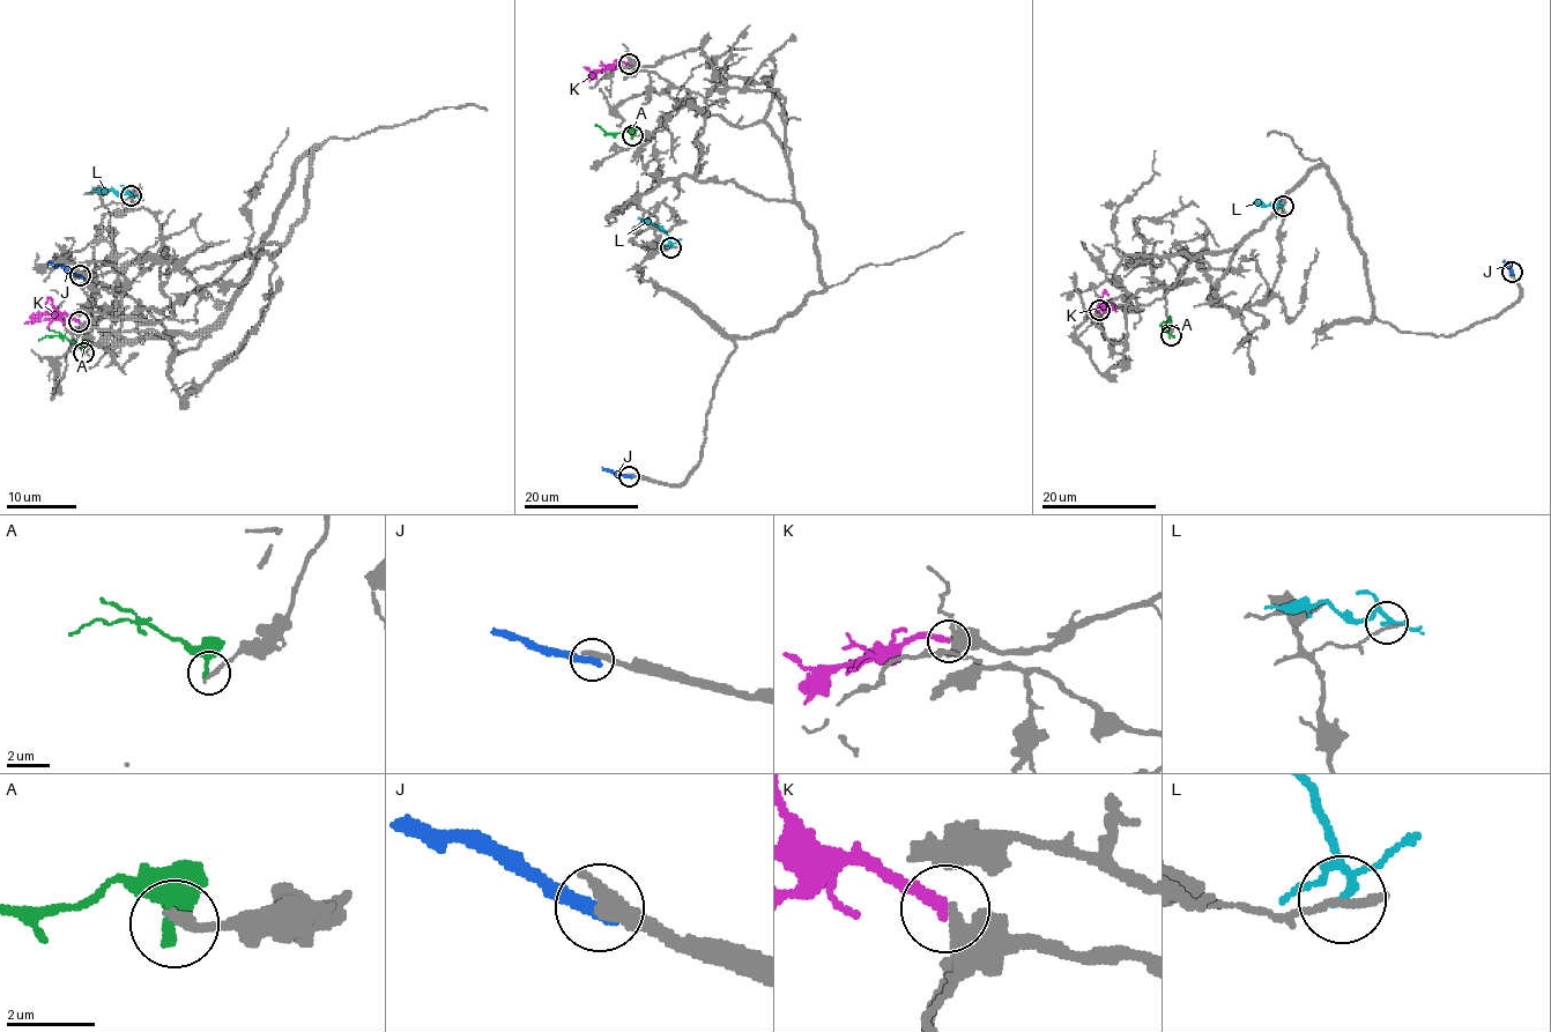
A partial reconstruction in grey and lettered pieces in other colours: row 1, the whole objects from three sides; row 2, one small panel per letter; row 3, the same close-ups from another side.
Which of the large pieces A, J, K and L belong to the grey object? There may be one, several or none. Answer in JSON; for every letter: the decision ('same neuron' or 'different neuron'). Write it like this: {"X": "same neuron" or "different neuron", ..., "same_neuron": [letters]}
{"A": "different neuron", "J": "different neuron", "K": "same neuron", "L": "different neuron", "same_neuron": ["K"]}

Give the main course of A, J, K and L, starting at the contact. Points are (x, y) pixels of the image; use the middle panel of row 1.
A: (632, 135), (625, 130), (616, 134), (605, 133), (595, 124)
J: (630, 475), (602, 467)
K: (628, 64), (590, 72), (584, 67)
L: (672, 247), (663, 230), (638, 217)

